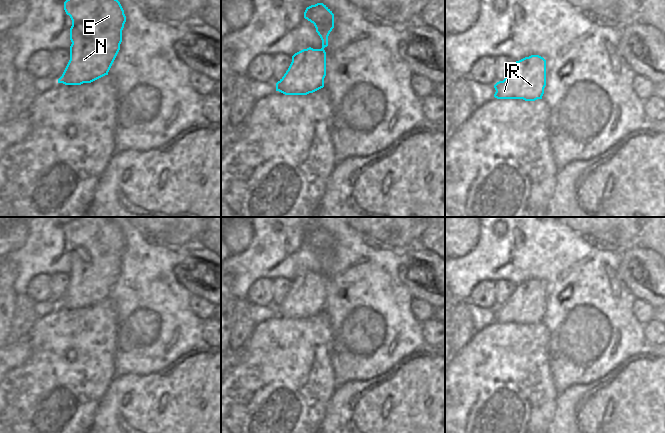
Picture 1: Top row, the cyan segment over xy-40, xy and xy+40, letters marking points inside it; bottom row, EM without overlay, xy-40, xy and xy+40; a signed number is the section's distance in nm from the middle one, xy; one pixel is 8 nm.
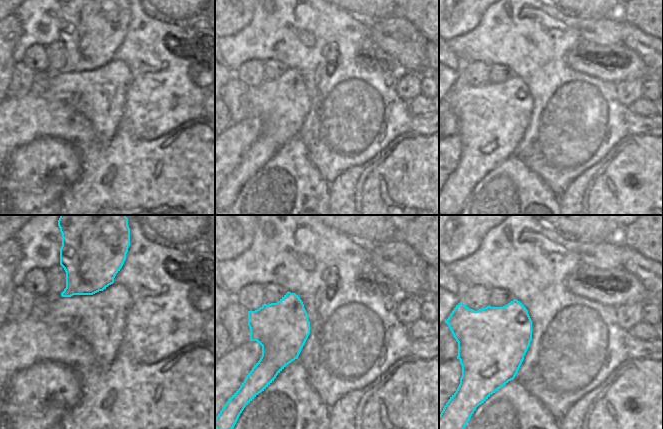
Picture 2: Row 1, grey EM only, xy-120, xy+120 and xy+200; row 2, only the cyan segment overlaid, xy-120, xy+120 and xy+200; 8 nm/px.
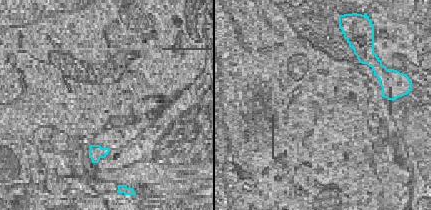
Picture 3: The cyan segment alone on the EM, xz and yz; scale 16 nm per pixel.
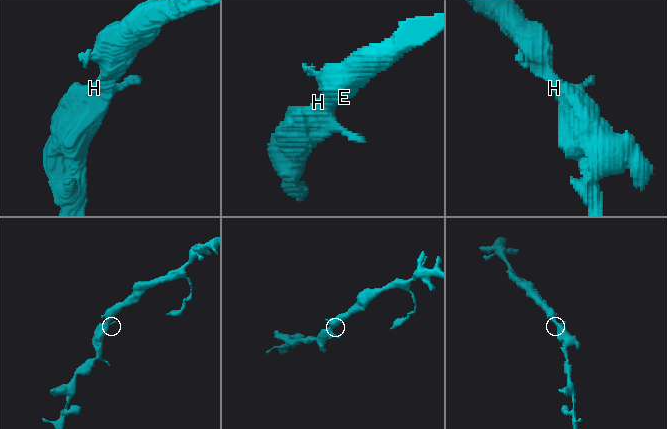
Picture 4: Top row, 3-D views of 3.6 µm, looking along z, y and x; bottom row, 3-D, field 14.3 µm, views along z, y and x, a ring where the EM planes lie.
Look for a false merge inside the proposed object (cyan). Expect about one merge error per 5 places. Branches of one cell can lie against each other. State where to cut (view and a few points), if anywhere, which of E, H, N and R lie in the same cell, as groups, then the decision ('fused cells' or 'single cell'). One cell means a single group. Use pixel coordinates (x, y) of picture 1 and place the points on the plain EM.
cut none; groups E H N R; single cell

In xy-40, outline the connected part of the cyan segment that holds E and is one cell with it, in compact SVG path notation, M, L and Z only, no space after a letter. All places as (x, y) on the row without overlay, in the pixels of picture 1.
M76 217L64 226L64 234L72 244L70 252L70 284L58 303L65 309L91 307L108 296L120 274L126 240L120 226L108 217Z

